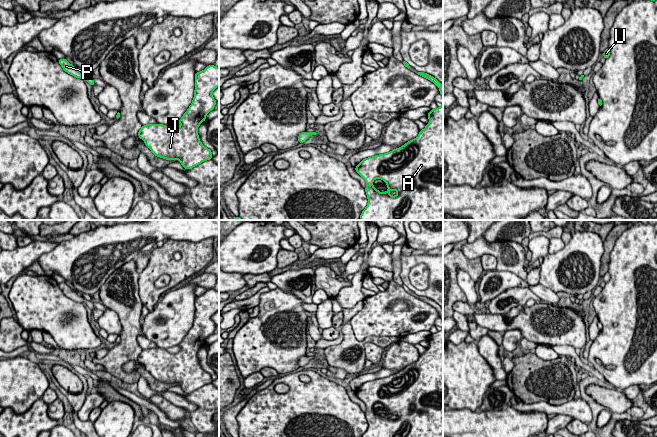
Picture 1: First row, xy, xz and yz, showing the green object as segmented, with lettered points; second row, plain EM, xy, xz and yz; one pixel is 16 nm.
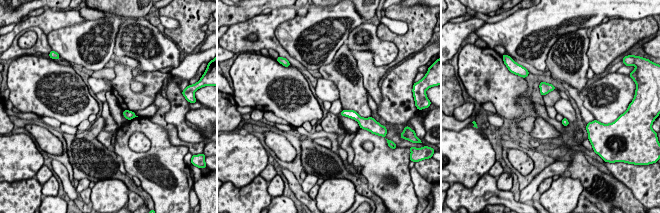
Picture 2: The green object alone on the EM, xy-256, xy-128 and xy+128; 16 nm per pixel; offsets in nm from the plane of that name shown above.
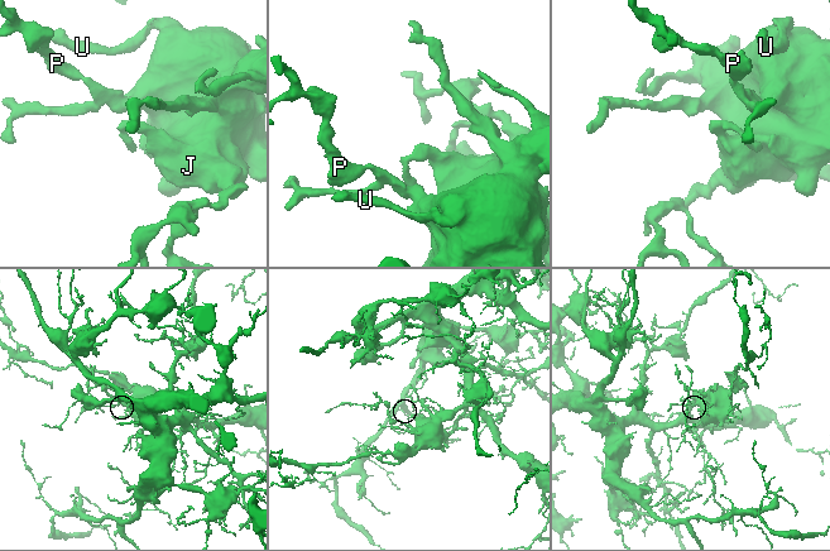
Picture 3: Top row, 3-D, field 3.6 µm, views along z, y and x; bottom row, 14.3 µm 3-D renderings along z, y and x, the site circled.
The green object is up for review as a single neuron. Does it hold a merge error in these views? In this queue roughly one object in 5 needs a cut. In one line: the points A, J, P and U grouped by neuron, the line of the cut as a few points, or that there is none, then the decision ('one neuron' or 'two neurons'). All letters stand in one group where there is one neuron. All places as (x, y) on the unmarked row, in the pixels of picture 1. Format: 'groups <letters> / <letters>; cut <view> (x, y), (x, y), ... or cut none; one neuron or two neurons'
groups A J P U; cut none; one neuron

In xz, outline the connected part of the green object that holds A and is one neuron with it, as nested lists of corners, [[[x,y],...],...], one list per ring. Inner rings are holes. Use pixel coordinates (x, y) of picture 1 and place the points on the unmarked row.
[[[443,329],[428,337],[429,347],[419,359],[397,373],[363,383],[355,391],[366,406],[368,428],[362,437],[443,437]],[[375,403],[382,403],[388,413],[381,417],[373,410]]]

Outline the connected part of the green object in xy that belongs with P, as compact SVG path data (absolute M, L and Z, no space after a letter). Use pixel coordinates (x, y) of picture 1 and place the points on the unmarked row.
M63 282L59 283L58 286L61 289L61 291L63 292L63 294L65 296L67 296L68 298L70 298L76 302L86 303L87 306L91 310L95 309L93 301L87 301L85 298L78 296L77 293L72 288L70 288L66 283L63 283Z

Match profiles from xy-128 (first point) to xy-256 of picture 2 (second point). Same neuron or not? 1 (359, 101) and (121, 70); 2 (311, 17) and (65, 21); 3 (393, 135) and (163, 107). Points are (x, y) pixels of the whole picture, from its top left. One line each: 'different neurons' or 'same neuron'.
1: same neuron
2: different neurons
3: same neuron

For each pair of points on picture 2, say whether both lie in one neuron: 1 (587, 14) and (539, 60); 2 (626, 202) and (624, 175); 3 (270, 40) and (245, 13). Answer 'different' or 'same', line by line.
1: same
2: different
3: different

